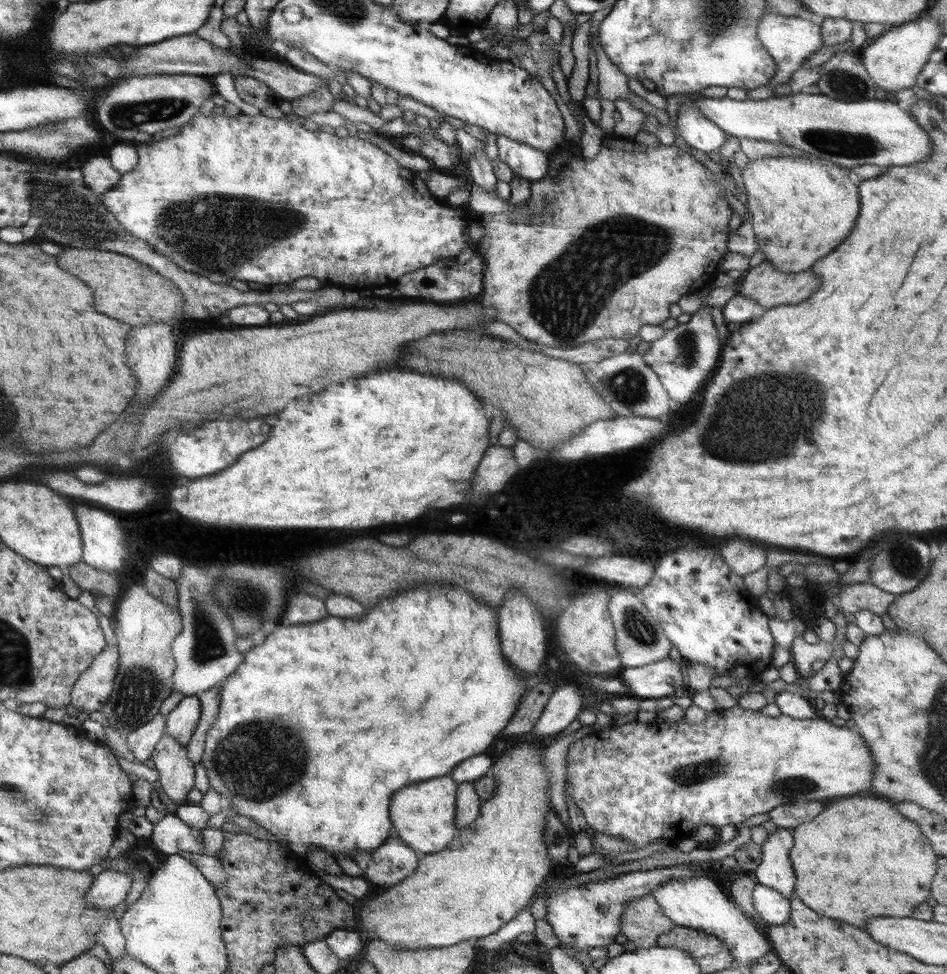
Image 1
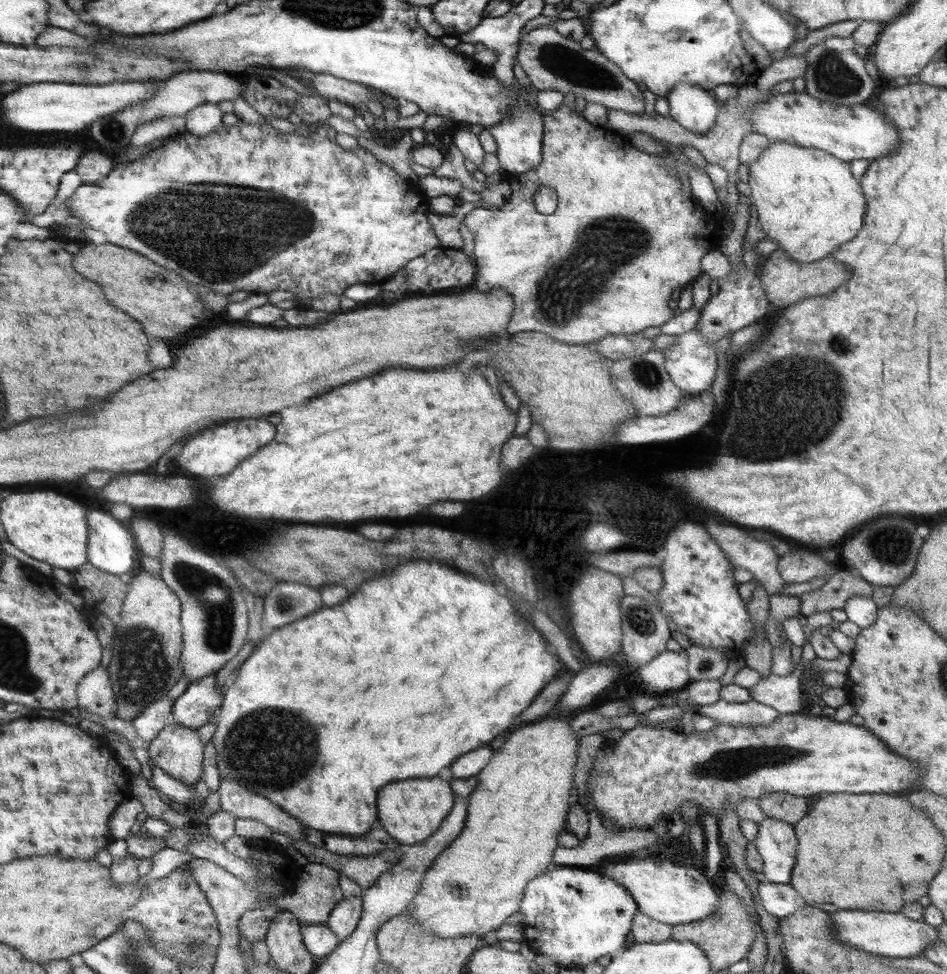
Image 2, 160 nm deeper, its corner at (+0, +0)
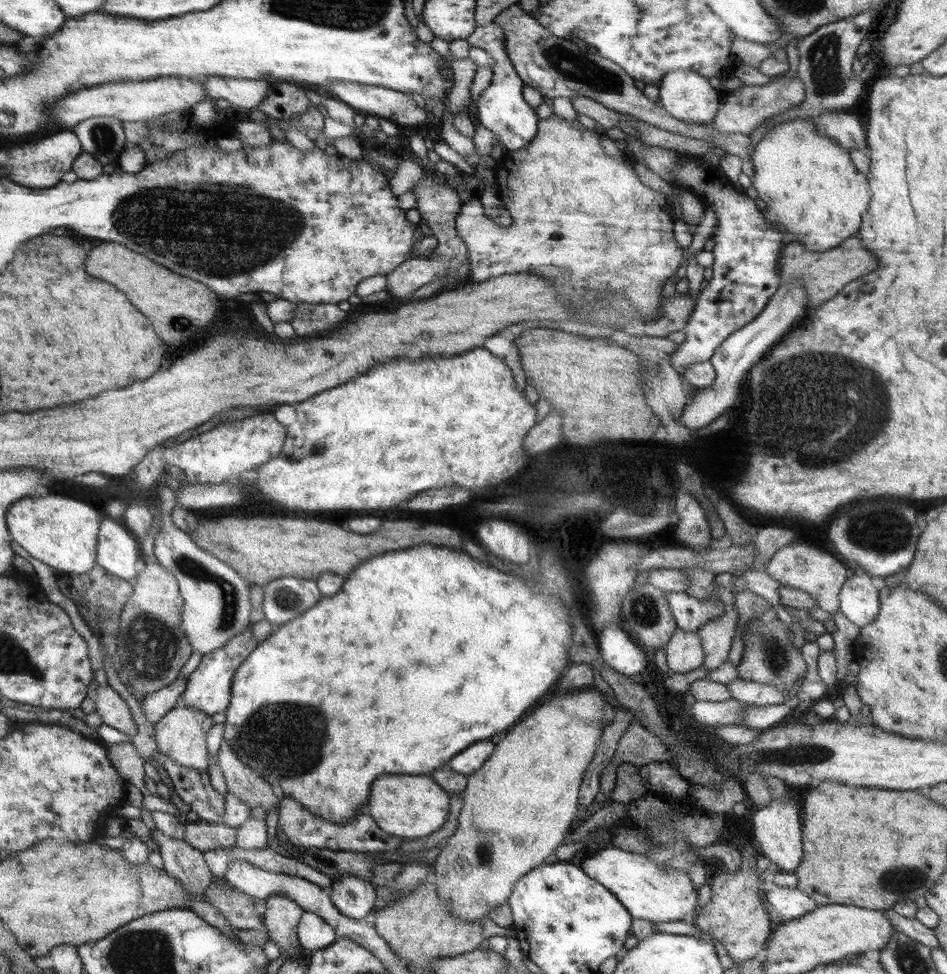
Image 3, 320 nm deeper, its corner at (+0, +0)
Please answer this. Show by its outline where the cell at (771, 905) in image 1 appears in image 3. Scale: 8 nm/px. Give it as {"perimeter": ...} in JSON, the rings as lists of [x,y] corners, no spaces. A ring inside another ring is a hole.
{"perimeter":[[[771,884],[766,887],[766,900],[774,906],[785,920],[797,919],[818,907],[818,904],[798,889],[783,888]]]}

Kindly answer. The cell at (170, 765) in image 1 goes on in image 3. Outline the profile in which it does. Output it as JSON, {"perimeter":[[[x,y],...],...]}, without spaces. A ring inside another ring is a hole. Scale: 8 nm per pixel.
{"perimeter":[[[179,704],[169,710],[155,724],[157,740],[156,752],[171,756],[178,764],[193,769],[206,771],[208,766],[208,750],[206,750],[206,734],[212,728],[212,718],[198,707]]]}

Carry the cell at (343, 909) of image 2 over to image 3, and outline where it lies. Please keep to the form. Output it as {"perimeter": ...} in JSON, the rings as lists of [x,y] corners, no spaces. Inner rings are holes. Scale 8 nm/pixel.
{"perimeter":[[[343,874],[333,878],[331,902],[356,920],[368,919],[375,910],[376,887],[359,876]]]}

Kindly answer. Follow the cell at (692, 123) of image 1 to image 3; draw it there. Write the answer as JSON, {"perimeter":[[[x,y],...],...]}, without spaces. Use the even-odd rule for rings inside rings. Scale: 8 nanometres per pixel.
{"perimeter":[[[678,69],[667,72],[659,82],[659,104],[674,118],[698,124],[711,124],[722,103],[723,93],[714,88],[709,79],[693,70]]]}

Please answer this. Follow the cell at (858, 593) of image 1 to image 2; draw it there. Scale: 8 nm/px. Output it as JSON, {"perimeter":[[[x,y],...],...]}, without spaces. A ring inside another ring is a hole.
{"perimeter":[[[838,570],[816,590],[798,595],[804,617],[816,612],[842,609],[848,598],[856,595],[872,597],[873,586],[862,577],[852,576],[850,570]]]}

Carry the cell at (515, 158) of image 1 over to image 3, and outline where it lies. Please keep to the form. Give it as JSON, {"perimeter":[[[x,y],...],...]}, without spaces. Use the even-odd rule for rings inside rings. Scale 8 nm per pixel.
{"perimeter":[[[495,22],[478,26],[467,38],[467,41],[470,46],[476,46],[476,48],[482,48],[482,50],[489,52],[495,60],[490,86],[480,94],[475,102],[475,119],[479,121],[480,125],[494,132],[499,138],[500,145],[508,151],[520,152],[534,140],[534,135],[538,132],[538,121],[540,119],[536,117],[536,109],[530,107],[522,97],[522,88],[525,84],[518,76],[506,54],[505,48],[503,48],[501,28]]]}

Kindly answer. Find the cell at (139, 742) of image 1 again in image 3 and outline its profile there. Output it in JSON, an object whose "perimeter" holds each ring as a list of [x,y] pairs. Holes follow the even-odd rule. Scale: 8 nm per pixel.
{"perimeter":[[[178,675],[173,683],[145,697],[142,709],[148,722],[156,724],[169,710],[179,706],[188,680],[189,677]]]}

